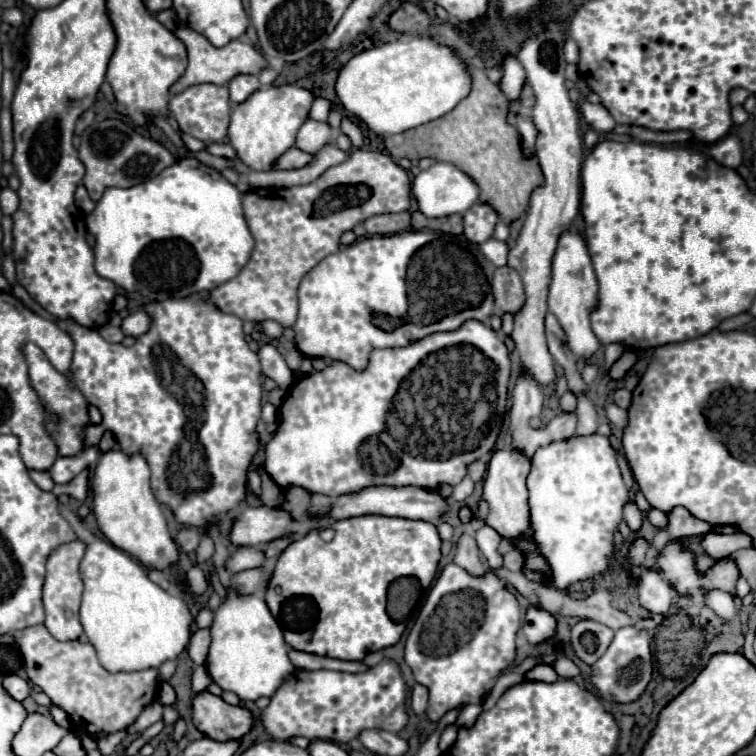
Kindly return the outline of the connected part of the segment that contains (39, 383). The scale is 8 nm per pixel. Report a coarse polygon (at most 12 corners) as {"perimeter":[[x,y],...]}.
{"perimeter":[[24,347],[30,381],[60,417],[48,423],[60,455],[82,451],[88,403],[46,355]]}

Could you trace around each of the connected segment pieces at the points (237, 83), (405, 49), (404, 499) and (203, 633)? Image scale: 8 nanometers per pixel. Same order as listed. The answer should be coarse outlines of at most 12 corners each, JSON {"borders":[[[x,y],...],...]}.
{"borders":[[[236,75],[230,83],[230,101],[240,103],[260,87],[256,75]],[[430,37],[354,55],[334,91],[376,135],[434,121],[470,93]],[[368,487],[340,495],[334,519],[360,515],[436,523],[446,511],[438,491]],[[198,629],[188,643],[188,655],[204,665],[210,629]]]}

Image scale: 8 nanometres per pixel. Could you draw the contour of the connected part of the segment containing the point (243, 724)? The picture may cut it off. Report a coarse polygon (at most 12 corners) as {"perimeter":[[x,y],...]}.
{"perimeter":[[202,691],[192,701],[194,725],[214,741],[236,741],[252,713]]}

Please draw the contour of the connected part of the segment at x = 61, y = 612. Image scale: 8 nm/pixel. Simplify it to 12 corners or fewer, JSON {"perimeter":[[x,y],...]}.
{"perimeter":[[84,541],[56,547],[46,563],[44,625],[78,639]]}

